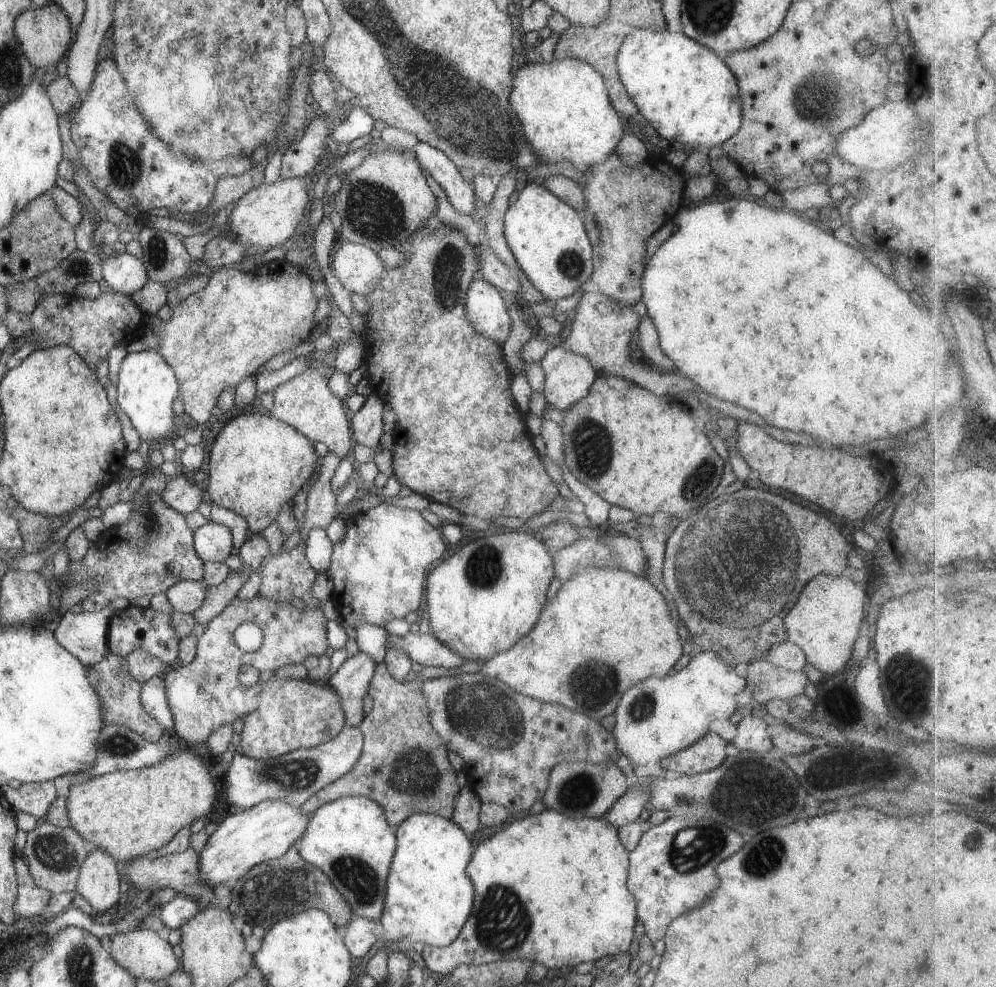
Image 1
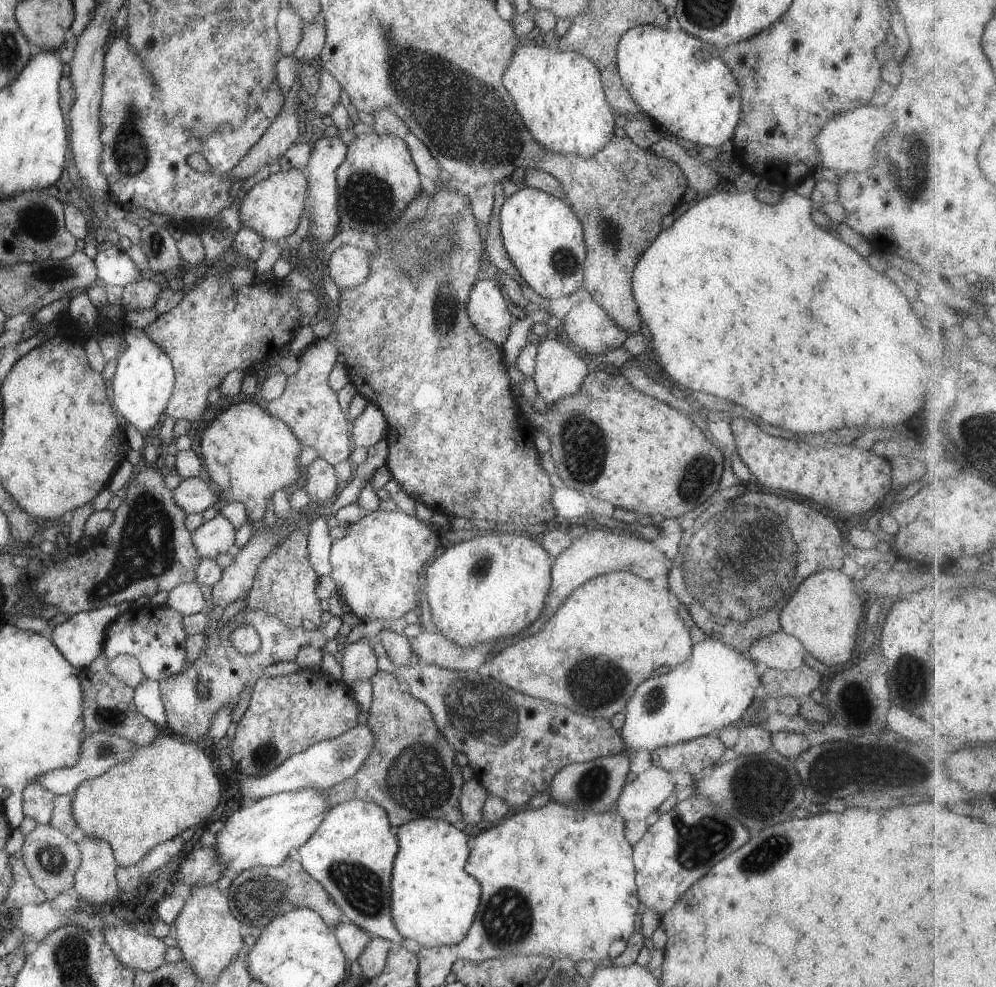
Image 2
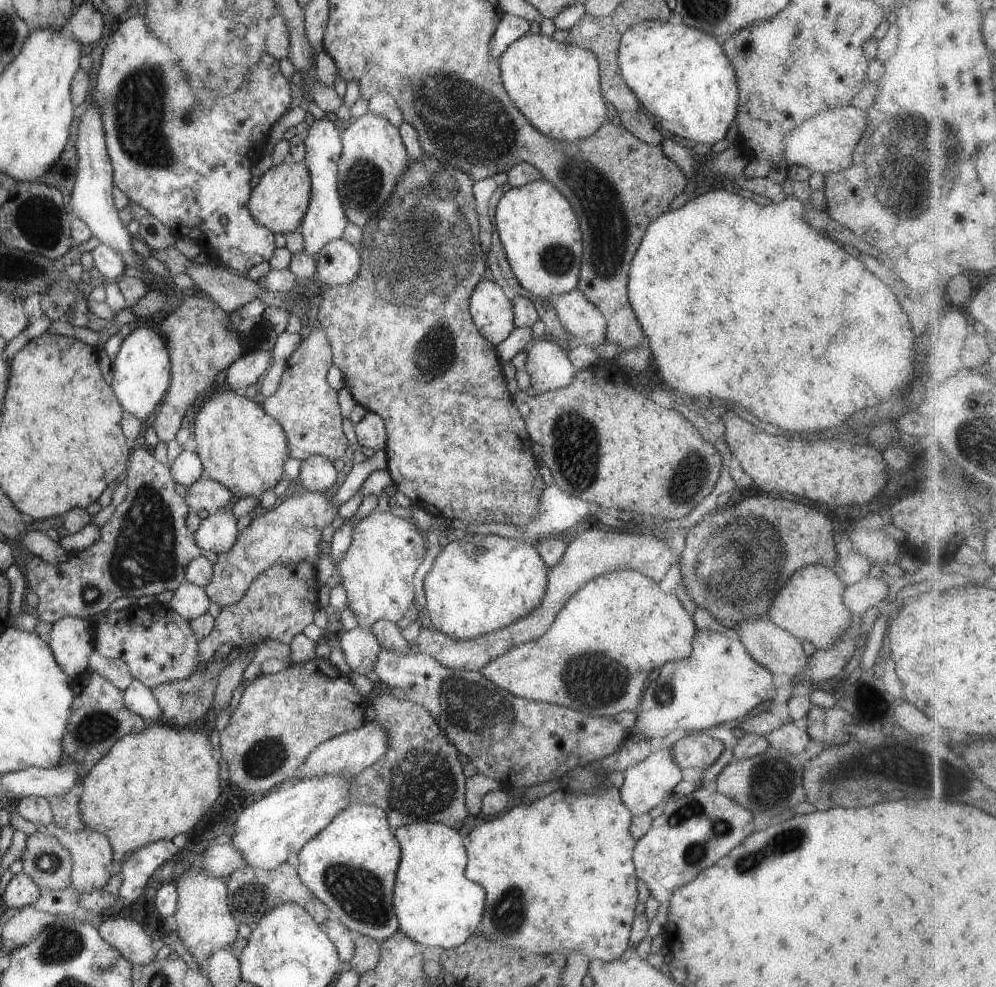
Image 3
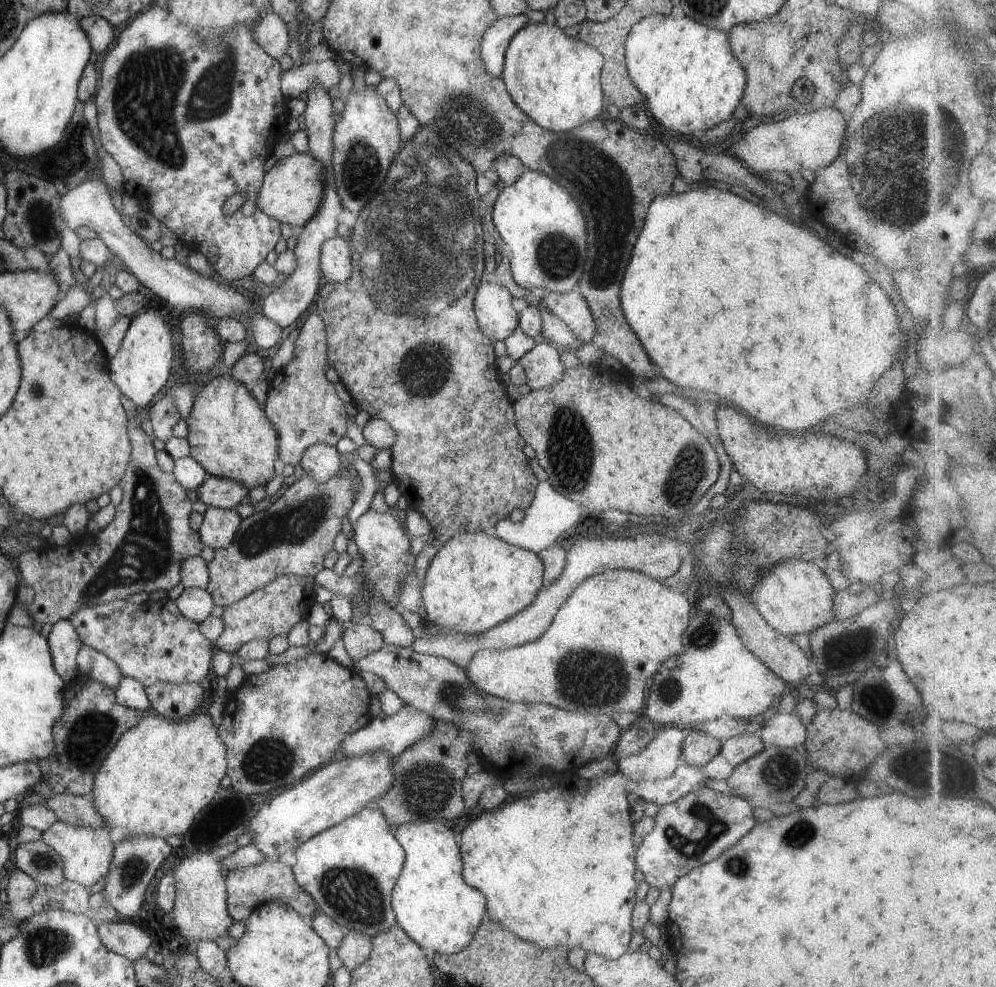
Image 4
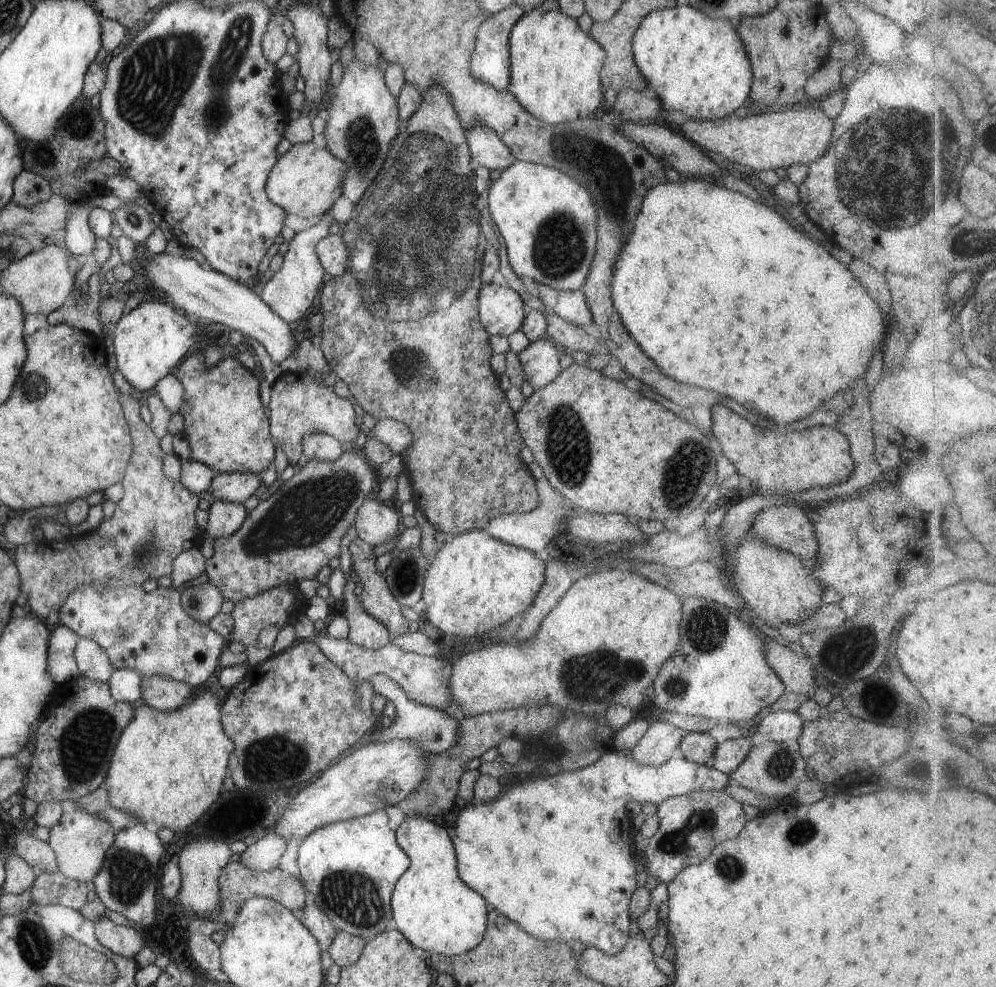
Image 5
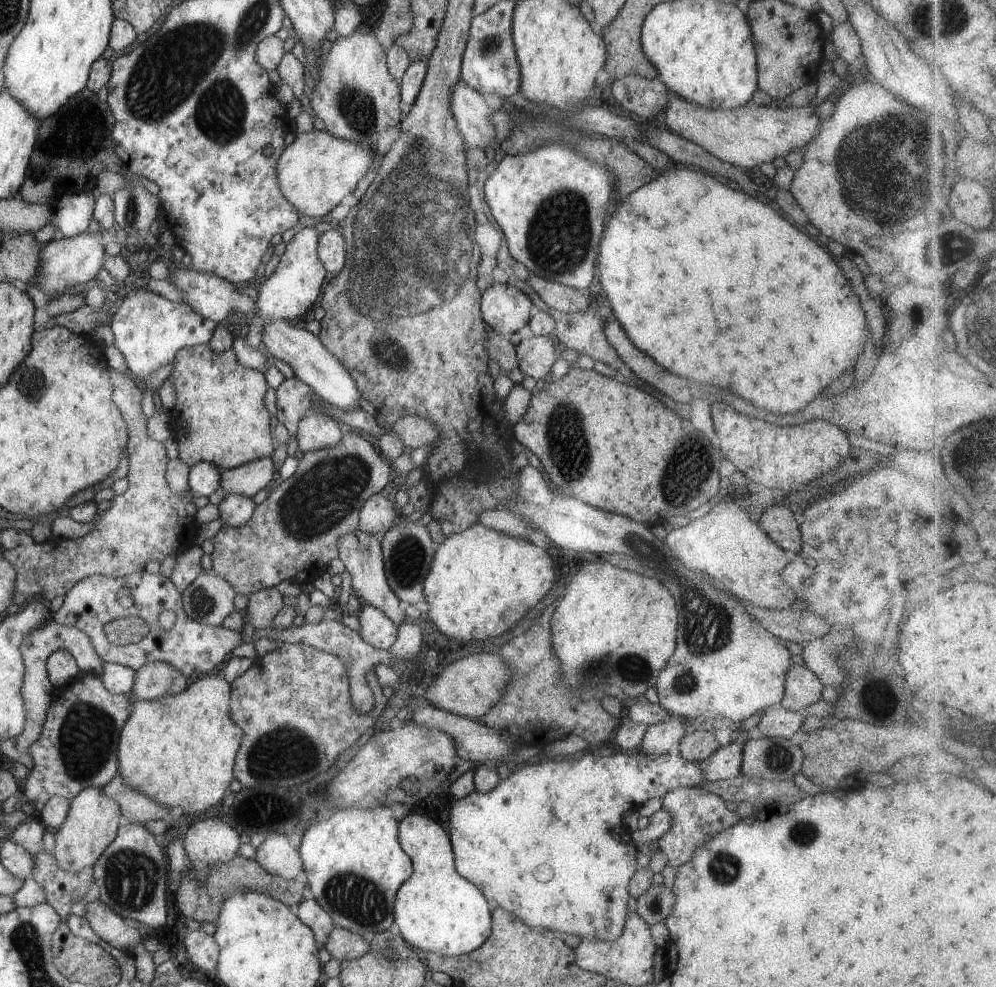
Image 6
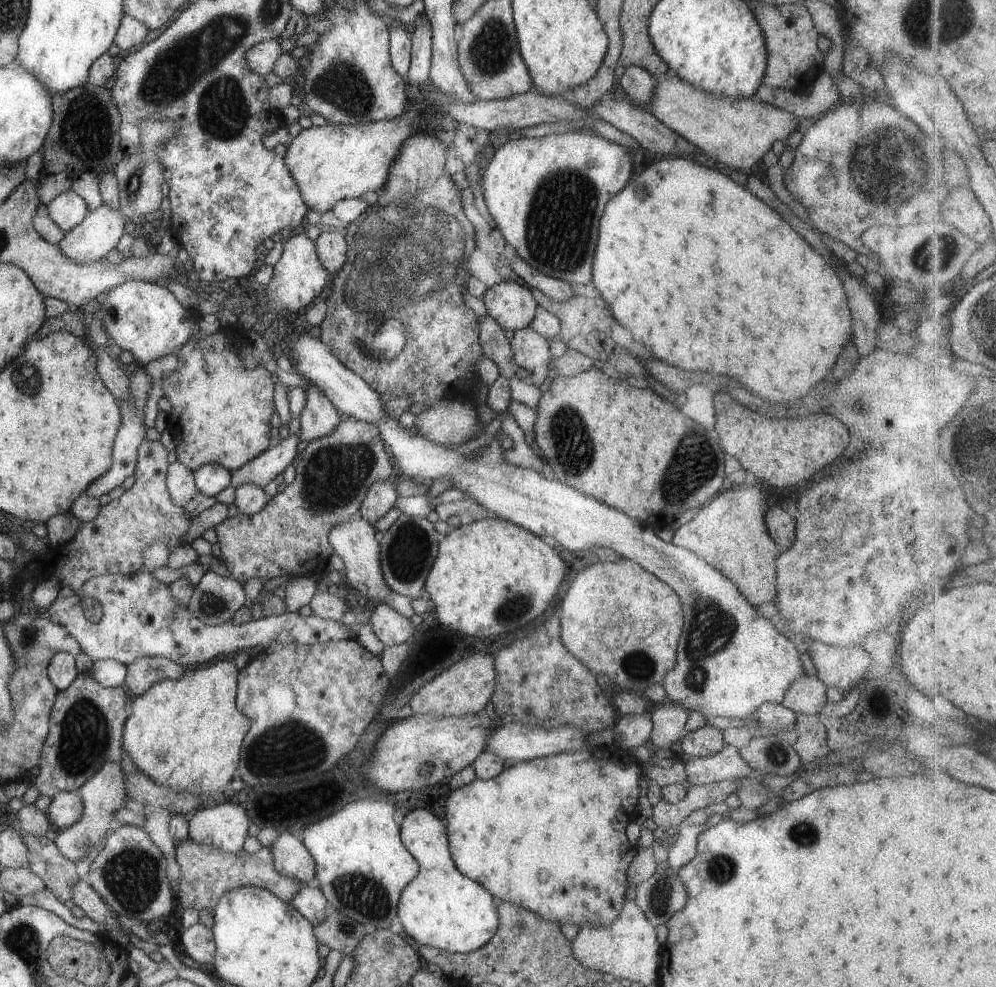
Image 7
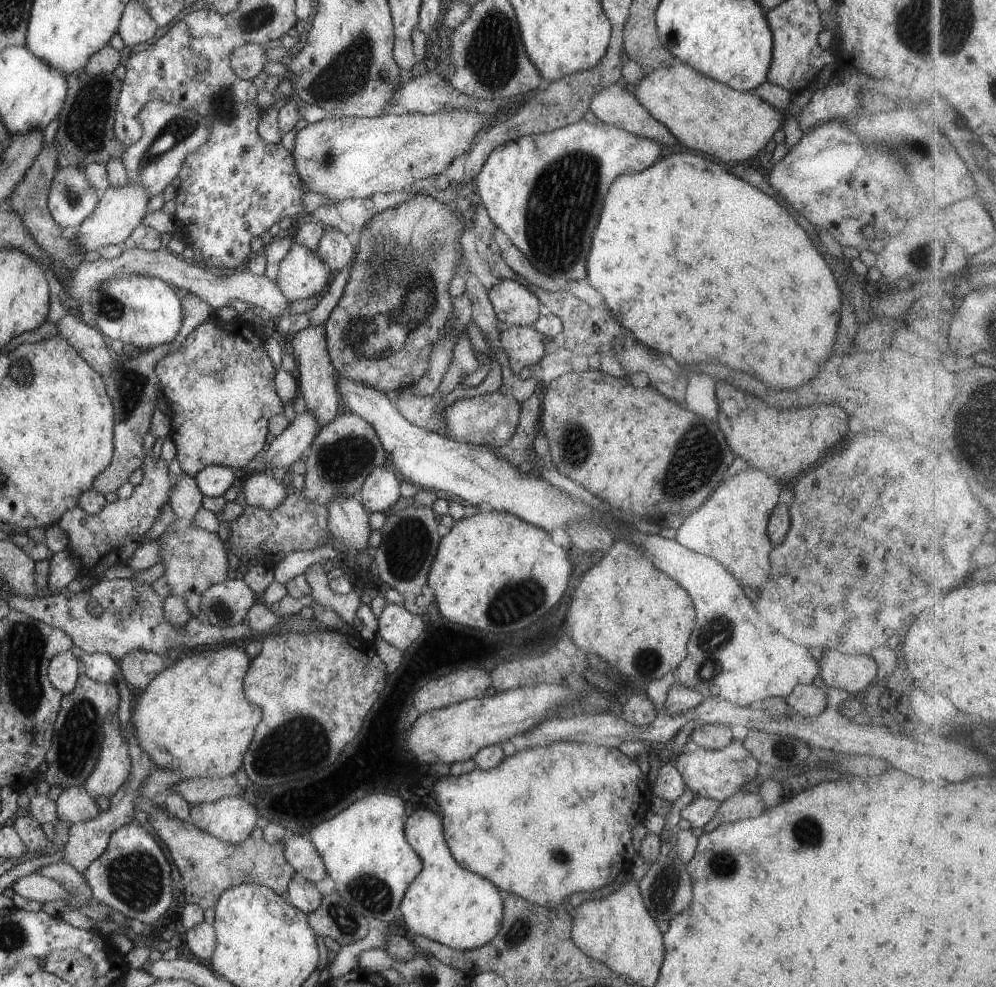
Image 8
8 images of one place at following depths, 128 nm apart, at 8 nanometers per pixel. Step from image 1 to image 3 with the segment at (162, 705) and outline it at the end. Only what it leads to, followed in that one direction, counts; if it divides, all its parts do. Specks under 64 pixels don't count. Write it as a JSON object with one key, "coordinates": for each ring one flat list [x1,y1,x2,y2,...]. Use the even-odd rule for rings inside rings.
{"coordinates":[[131,679,129,686,122,690,125,708,137,714,148,723,161,721,161,712,153,692,147,686,143,686,137,679]]}

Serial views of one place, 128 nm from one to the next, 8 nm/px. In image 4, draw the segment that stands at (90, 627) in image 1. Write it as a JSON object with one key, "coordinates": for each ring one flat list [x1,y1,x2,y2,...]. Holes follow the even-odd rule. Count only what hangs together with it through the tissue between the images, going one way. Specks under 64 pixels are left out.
{"coordinates":[[69,619,55,621,46,639,53,670,64,683,72,681,73,678,80,674,75,655,79,652,82,643]]}

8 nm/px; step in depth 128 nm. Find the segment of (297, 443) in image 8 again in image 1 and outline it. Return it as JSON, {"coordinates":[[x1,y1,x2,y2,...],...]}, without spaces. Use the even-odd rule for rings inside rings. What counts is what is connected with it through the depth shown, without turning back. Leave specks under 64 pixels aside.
{"coordinates":[[183,476,171,478,160,492,163,502,176,510,179,514,186,515,196,510,201,502,204,492,202,485,196,484,192,479]]}

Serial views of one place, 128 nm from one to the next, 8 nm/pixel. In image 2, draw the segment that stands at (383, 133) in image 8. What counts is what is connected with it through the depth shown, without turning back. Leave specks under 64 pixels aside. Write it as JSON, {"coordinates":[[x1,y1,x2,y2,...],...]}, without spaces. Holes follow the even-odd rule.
{"coordinates":[[295,169,268,174,267,178,255,183,238,198,238,218,240,226,250,228,260,234,267,243,272,244,289,236,296,228,302,214,303,198,308,187,305,171]]}

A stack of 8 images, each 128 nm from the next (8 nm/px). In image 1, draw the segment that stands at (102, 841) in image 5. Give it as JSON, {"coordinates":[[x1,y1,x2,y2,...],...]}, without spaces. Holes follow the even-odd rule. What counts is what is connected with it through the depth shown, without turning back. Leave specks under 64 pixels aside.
{"coordinates":[[91,847,81,863,74,891,84,898,93,911,103,912,119,898,119,875,114,858,105,850]]}

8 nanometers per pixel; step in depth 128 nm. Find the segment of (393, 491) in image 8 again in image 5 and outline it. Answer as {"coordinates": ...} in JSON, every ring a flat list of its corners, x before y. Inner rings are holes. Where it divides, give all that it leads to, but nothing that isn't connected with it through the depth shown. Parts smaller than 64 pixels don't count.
{"coordinates":[[368,496,356,512,356,538,372,547,389,542,402,529,400,517,398,507,385,506]]}

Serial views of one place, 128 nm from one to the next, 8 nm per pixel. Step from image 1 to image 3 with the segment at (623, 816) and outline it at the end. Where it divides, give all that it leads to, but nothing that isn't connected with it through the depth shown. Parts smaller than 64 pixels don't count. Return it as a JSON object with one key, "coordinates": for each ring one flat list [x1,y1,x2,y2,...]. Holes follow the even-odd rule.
{"coordinates":[[674,730,668,736,663,737,665,743,656,752,650,752,645,760,640,760,633,766,627,766,622,770,623,783,619,788,621,802,629,810,632,816,642,815,651,808,662,805,669,797,671,790,681,780,681,769,673,762,673,756,669,754,671,744,685,736,681,730]]}

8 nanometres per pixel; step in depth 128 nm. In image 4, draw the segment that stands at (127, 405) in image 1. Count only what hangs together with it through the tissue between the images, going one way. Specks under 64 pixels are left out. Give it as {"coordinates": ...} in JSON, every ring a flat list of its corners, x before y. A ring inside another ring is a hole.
{"coordinates":[[146,307,134,315,121,338,117,352,108,359,109,376,111,382,127,399,131,400,142,414,151,399,159,394,160,390,169,381,171,370,173,338,171,328,163,318,160,311]]}

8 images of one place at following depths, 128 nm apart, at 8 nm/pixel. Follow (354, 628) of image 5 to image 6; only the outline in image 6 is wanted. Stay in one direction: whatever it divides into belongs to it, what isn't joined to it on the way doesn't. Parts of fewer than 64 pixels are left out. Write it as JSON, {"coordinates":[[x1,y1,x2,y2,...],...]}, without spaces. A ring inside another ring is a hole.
{"coordinates":[[354,602,354,615,360,625,357,634,361,640,376,649,388,649,395,638,397,638,397,628,381,610,373,608,364,602]]}

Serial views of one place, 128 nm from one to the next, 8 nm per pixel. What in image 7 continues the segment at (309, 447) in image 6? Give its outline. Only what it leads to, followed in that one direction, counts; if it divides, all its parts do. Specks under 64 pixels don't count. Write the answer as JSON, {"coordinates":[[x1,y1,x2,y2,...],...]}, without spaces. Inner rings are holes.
{"coordinates":[[315,385,308,388,305,396,304,407,298,416,299,440,311,442,331,434,342,421,342,416,339,416,338,410]]}

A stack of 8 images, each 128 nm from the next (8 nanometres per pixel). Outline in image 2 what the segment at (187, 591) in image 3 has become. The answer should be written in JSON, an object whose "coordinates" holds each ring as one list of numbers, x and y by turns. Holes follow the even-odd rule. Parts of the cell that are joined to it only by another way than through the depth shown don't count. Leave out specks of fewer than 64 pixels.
{"coordinates":[[195,582,181,583,174,586,168,591,165,604,182,615,199,613,206,608,201,586,195,584]]}

